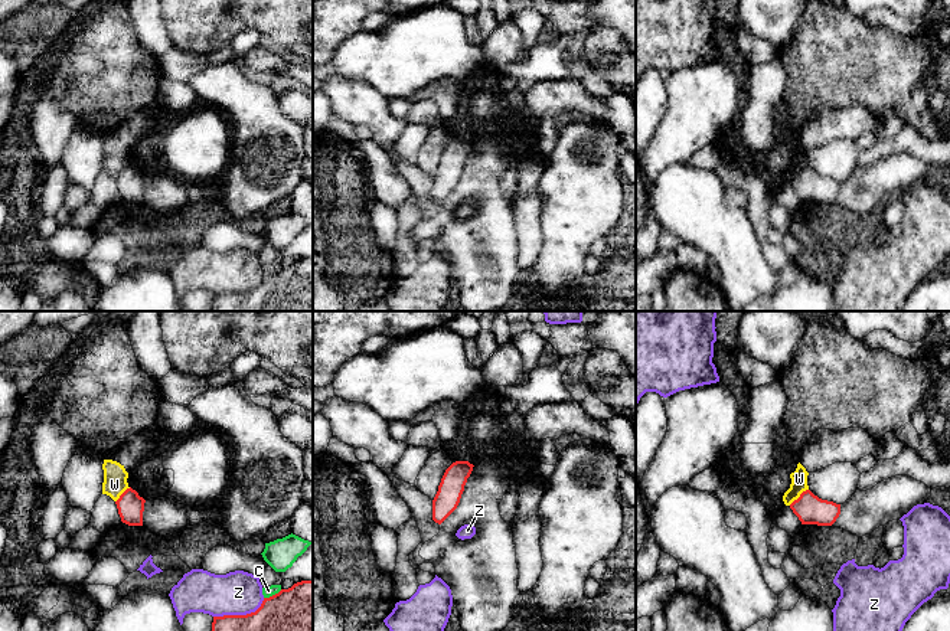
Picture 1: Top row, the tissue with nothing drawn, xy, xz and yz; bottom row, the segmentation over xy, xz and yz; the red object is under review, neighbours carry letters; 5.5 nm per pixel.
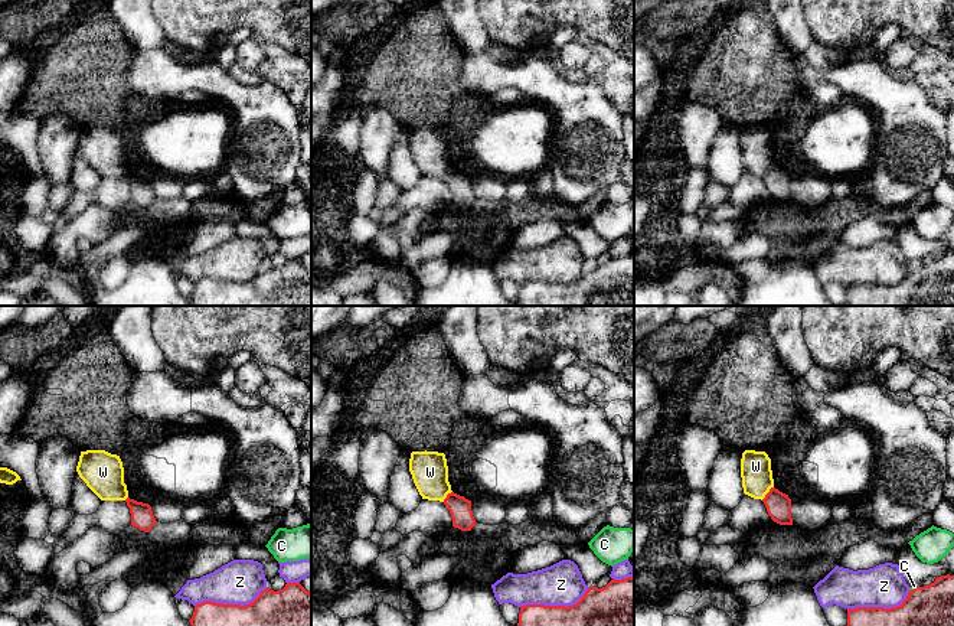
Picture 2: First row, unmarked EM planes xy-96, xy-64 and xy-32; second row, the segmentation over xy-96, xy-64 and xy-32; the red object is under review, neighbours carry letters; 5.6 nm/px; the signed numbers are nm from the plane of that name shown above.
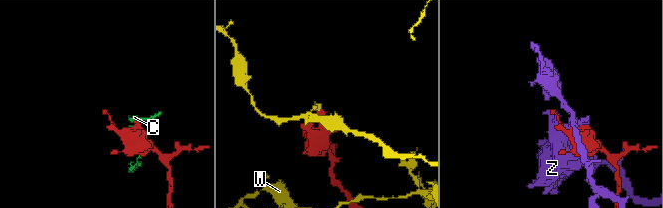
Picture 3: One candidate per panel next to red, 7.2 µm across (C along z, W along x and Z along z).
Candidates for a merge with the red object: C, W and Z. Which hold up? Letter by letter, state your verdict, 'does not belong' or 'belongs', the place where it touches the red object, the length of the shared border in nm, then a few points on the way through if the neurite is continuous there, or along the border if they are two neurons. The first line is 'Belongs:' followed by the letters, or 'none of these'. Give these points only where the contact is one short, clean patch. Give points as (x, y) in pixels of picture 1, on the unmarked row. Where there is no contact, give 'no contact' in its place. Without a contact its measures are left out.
Belongs: none of these
C: does not belong | xy (273, 273) | 120 nm
W: does not belong | yz (799, 175) | 140 nm | along yz (808, 166), (789, 182)
Z: does not belong | xy (240, 293) | 300 nm

